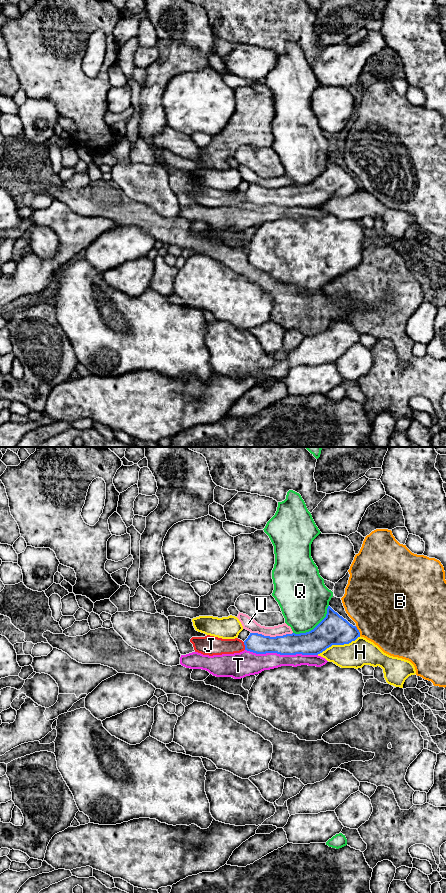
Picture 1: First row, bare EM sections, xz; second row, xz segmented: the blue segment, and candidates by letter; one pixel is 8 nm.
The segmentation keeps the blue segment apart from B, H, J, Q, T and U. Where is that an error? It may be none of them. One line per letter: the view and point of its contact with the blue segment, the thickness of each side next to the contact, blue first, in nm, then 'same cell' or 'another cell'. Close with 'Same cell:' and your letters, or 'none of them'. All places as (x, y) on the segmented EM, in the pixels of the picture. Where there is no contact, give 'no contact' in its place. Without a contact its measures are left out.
B: contact xz (358, 631); calibres 240 and 480 nm; another cell
H: contact xz (338, 644); calibres 240 and 220 nm; another cell
J: contact xz (245, 646); calibres 160 and 140 nm; same cell
Q: contact xz (315, 627); calibres 240 and 400 nm; another cell
T: contact xz (281, 654); calibres 190 and 170 nm; another cell
U: contact xz (272, 637); calibres 180 and 110 nm; another cell
Same cell: J

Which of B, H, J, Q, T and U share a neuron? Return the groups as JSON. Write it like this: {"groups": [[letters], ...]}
{"groups": [["B"], ["H"], ["J"], ["Q"], ["T"], ["U"]]}

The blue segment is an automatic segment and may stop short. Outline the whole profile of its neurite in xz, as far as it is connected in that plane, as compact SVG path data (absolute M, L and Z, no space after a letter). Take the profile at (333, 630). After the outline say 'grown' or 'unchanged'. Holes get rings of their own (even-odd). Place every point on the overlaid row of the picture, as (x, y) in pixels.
M328 606L326 617L313 630L306 633L276 637L250 633L244 642L238 638L222 639L207 635L192 637L190 642L195 652L209 656L240 653L244 650L256 654L318 655L332 645L349 644L358 637L360 632L357 627Z; grown

